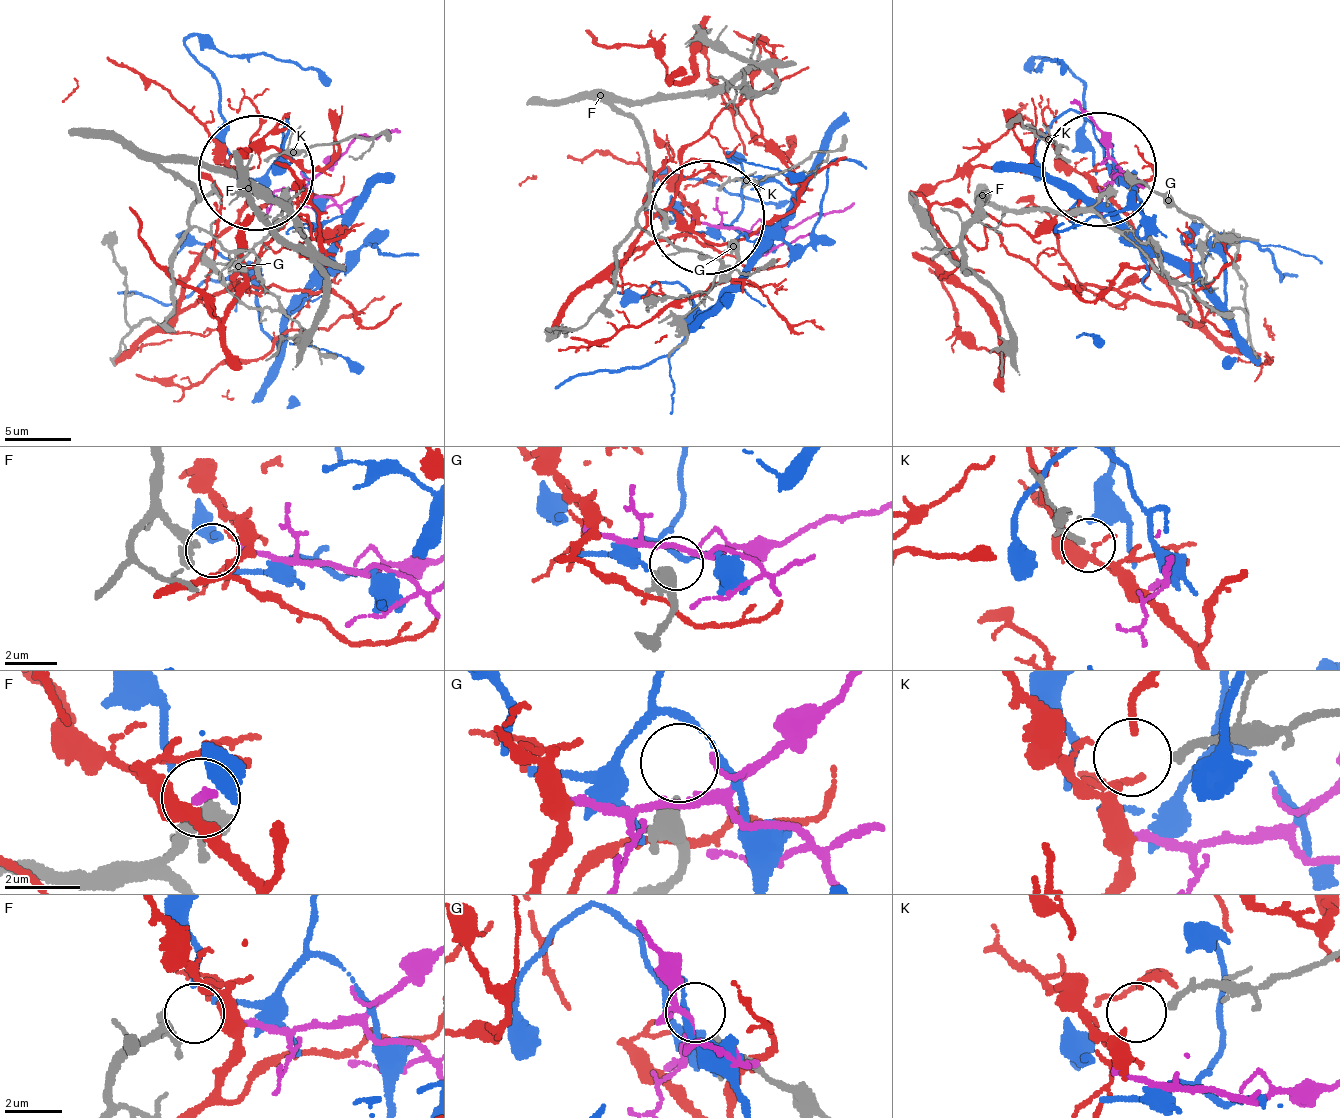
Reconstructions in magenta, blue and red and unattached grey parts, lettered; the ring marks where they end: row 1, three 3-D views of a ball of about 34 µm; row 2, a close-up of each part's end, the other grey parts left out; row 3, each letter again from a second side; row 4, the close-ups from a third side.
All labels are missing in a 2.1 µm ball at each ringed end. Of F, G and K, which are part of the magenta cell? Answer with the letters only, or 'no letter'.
F

